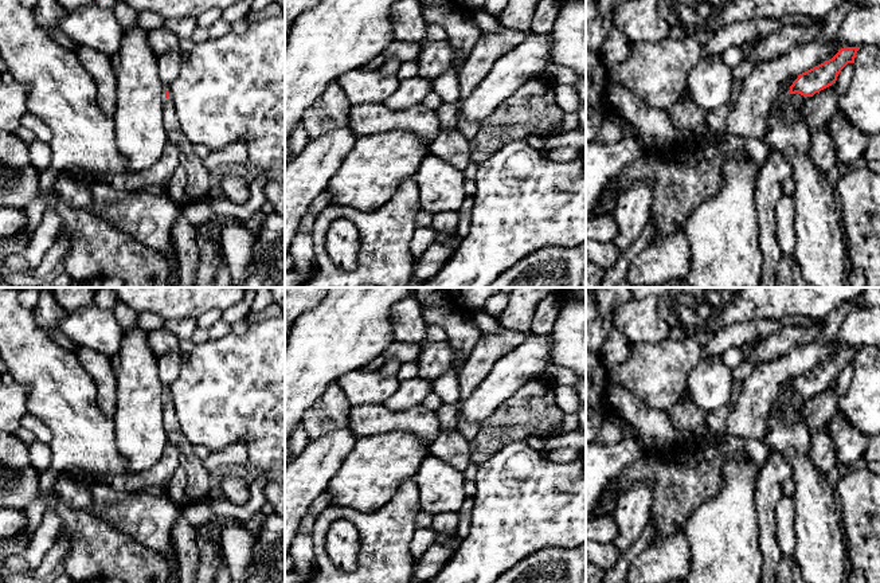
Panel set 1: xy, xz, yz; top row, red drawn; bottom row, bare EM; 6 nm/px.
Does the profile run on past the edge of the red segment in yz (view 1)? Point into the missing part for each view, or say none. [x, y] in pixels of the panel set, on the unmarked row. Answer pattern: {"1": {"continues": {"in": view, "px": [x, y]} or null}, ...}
{"1": {"continues": {"in": "yz", "px": [781, 396]}}}

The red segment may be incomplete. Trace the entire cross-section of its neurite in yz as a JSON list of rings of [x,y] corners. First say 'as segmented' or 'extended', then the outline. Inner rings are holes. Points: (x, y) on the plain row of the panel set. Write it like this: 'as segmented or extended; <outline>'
extended; [[[846,348],[829,361],[794,377],[794,383],[785,392],[778,394],[774,403],[785,400],[789,395],[801,395],[813,398],[816,394],[836,384],[838,375],[848,364],[854,364],[854,359],[860,348]]]

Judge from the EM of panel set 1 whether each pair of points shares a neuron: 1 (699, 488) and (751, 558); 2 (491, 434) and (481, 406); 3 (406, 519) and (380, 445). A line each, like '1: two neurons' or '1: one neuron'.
1: two neurons
2: two neurons
3: two neurons

